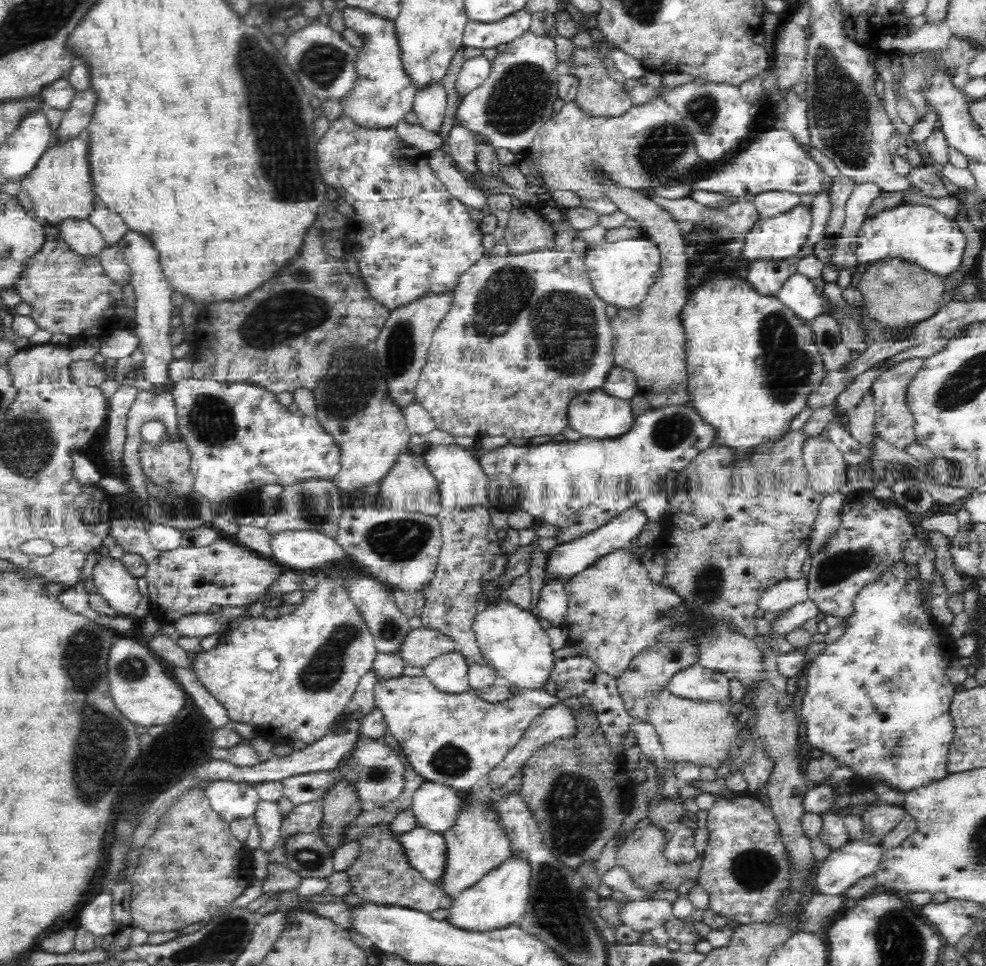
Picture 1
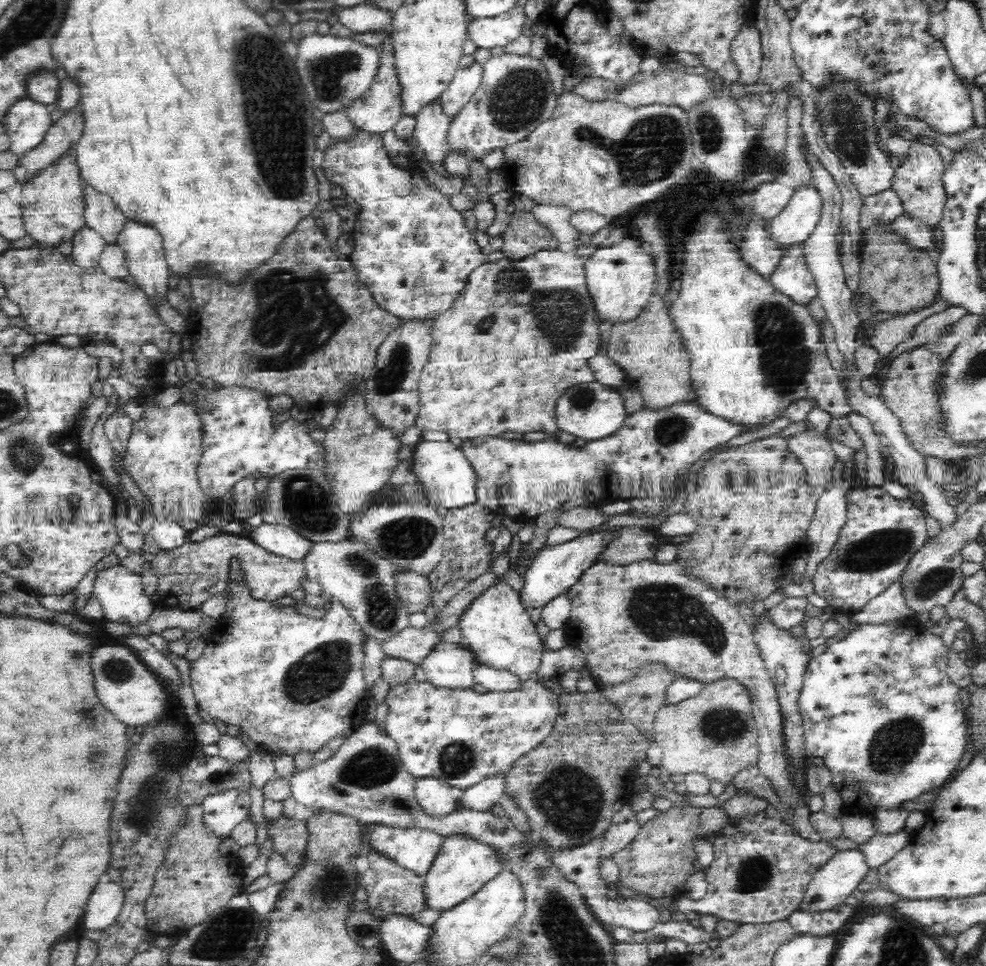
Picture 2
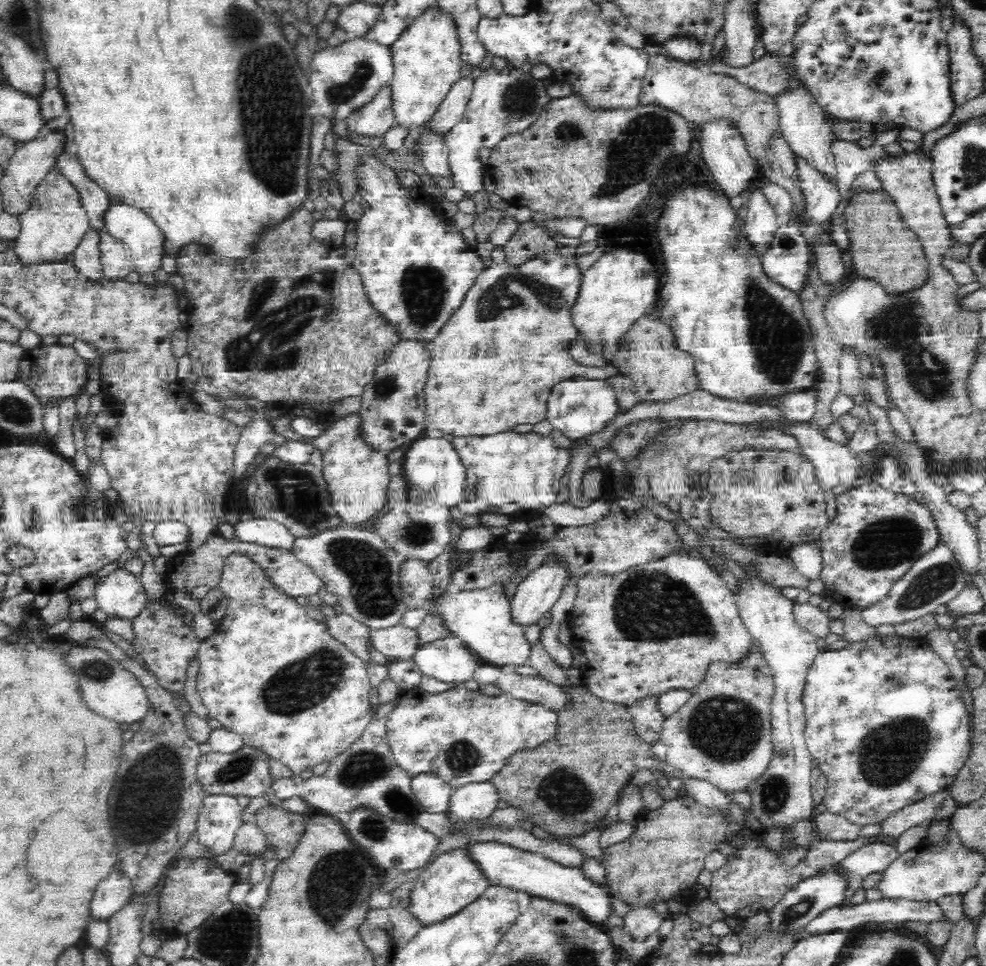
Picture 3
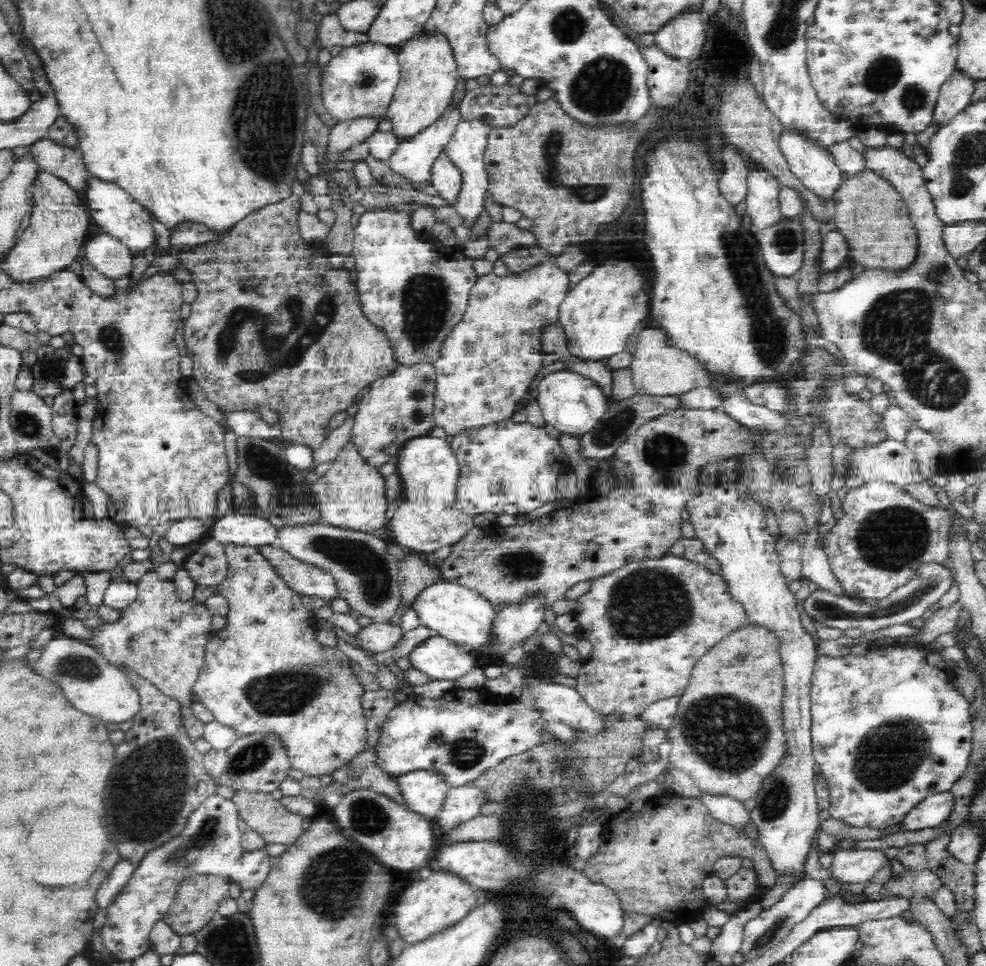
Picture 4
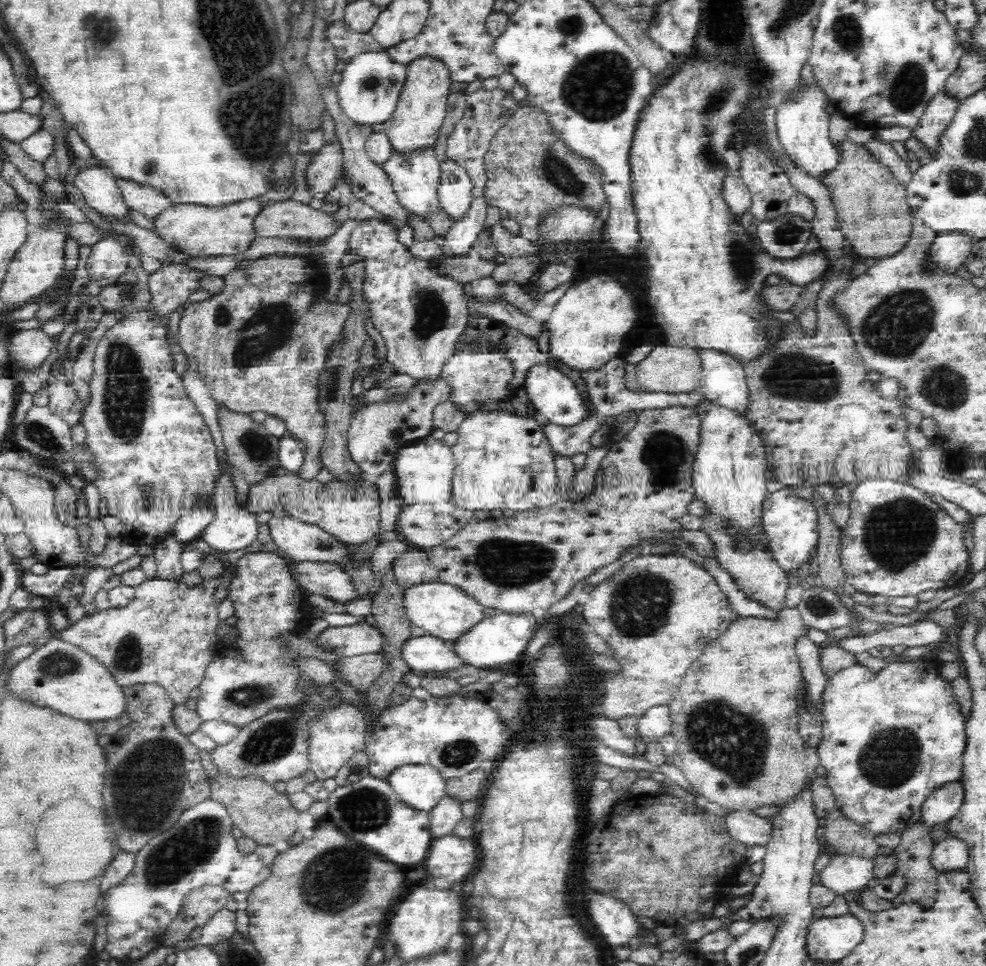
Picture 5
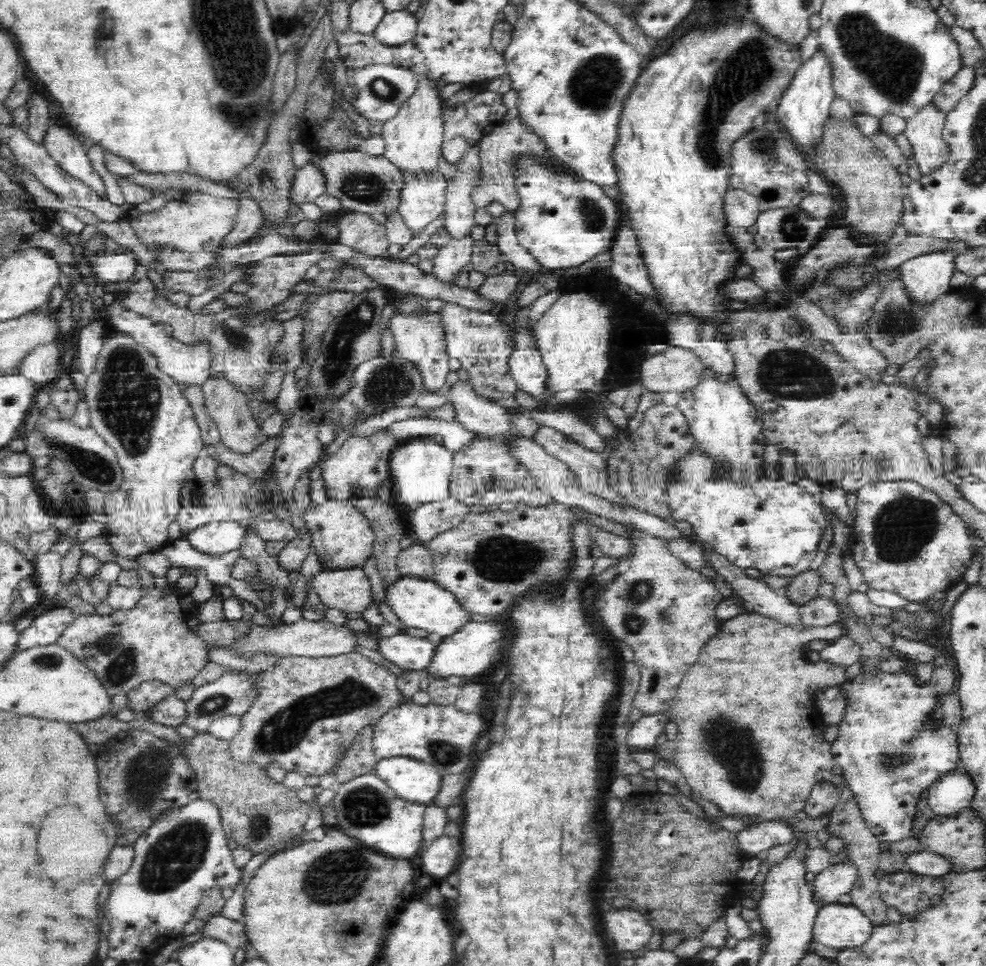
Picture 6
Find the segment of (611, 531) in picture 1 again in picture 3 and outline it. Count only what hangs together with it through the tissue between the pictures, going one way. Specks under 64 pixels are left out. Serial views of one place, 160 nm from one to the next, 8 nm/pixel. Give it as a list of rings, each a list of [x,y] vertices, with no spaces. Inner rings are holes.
[[[548,555],[539,567],[530,569],[524,580],[517,584],[510,602],[514,620],[524,626],[536,624],[572,582],[568,563],[558,555]]]

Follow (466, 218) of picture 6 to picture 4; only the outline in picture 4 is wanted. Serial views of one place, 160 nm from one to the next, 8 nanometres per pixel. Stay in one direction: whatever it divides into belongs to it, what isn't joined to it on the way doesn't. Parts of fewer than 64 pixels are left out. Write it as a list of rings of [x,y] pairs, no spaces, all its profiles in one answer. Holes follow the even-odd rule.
[[[445,150],[435,158],[430,174],[430,185],[436,189],[438,196],[444,199],[448,205],[454,207],[462,179],[460,171],[454,166]]]

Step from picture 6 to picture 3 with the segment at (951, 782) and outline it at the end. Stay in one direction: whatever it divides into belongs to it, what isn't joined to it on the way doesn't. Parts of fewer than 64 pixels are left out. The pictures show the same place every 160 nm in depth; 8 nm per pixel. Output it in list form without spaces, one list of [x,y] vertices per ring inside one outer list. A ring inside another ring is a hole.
[[[948,790],[938,792],[923,798],[916,804],[911,804],[889,814],[880,823],[882,827],[881,836],[898,838],[912,827],[920,826],[926,821],[934,821],[934,814],[936,814],[938,806],[948,794]]]

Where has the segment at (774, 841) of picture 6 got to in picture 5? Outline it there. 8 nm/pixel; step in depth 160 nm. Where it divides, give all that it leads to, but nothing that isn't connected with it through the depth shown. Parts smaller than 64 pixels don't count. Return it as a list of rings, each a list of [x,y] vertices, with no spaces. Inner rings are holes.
[[[726,809],[722,817],[730,836],[747,847],[765,846],[770,842],[772,825],[766,817],[761,817],[746,809]]]

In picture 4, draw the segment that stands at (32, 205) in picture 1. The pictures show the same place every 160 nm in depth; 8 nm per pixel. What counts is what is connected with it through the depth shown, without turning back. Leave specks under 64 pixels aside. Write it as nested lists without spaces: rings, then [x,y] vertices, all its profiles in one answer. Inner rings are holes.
[[[38,172],[32,194],[33,208],[22,228],[22,234],[4,260],[10,276],[21,281],[38,280],[59,269],[67,269],[81,254],[80,248],[88,242],[94,226],[83,197],[54,173]]]

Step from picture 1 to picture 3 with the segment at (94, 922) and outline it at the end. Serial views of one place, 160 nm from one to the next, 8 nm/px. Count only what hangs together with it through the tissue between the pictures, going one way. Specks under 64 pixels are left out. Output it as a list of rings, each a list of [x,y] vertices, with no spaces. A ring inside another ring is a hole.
[[[113,870],[96,888],[92,904],[90,904],[90,918],[108,922],[116,911],[124,908],[133,896],[130,879],[118,870]]]

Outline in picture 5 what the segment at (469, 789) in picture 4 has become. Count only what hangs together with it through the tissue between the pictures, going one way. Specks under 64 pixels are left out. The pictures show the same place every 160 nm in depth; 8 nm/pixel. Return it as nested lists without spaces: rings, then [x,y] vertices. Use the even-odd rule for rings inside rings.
[[[448,794],[443,796],[430,813],[432,837],[438,839],[450,835],[464,818],[462,799]]]

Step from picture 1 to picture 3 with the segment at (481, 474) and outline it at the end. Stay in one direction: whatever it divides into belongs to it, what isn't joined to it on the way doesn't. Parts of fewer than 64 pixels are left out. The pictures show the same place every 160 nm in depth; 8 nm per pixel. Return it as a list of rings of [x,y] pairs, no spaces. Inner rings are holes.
[[[422,435],[411,442],[404,454],[402,474],[410,486],[416,485],[421,493],[421,500],[436,503],[442,507],[458,506],[464,501],[466,484],[466,467],[458,456],[452,438],[429,437]]]

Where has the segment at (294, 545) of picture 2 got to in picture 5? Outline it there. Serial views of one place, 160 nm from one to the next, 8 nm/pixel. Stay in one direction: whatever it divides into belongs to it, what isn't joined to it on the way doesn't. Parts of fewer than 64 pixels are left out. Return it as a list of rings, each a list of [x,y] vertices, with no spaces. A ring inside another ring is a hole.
[[[226,474],[218,478],[216,491],[212,496],[214,502],[214,510],[216,516],[214,520],[204,528],[200,538],[217,551],[236,556],[243,552],[246,546],[250,546],[252,542],[258,538],[257,513],[246,508],[241,508],[237,504],[236,490],[233,488],[230,479]]]

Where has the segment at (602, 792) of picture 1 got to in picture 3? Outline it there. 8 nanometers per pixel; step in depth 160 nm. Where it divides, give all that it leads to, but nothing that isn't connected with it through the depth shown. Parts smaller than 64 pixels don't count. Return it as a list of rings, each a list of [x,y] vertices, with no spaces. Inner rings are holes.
[[[584,685],[559,686],[559,688],[566,695],[567,704],[557,712],[556,735],[537,749],[514,754],[505,768],[489,781],[496,786],[500,800],[518,809],[528,821],[548,832],[554,840],[564,841],[582,837],[598,828],[610,808],[619,801],[619,793],[629,784],[630,777],[636,770],[657,769],[667,779],[682,778],[683,774],[680,772],[680,776],[676,776],[673,768],[666,762],[657,761],[652,745],[639,738],[624,705],[605,702]]]

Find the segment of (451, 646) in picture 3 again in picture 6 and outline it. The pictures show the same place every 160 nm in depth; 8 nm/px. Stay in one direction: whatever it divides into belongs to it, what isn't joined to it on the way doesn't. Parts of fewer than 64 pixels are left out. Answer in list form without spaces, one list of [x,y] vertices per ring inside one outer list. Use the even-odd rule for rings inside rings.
[[[399,632],[394,636],[380,638],[378,645],[378,653],[389,662],[406,671],[416,669],[425,672],[436,656],[437,640],[430,636],[412,637],[406,632]]]

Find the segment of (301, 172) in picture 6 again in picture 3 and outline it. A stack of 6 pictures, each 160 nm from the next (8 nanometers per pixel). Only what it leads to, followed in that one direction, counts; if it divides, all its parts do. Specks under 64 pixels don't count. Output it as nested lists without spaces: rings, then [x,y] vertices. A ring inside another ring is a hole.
[[[382,85],[369,103],[348,115],[350,131],[356,131],[358,135],[382,137],[386,130],[396,124],[392,100],[391,85]]]

